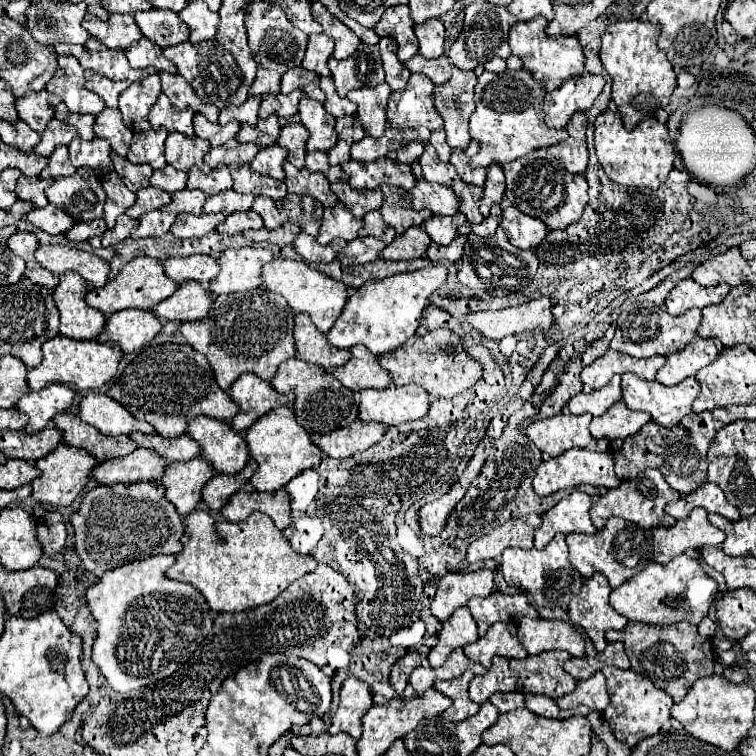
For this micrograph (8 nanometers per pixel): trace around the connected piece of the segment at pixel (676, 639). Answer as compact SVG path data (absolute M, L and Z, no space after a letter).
M629 621L623 631L607 631L607 641L623 641L631 669L647 675L653 685L667 691L673 701L681 701L691 685L705 675L713 673L715 651L713 641L701 637L697 627L691 623L673 623L673 625L645 625Z

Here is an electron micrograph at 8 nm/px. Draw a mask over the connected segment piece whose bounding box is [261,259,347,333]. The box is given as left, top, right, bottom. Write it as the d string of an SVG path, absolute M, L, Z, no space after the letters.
M273 259L263 267L261 277L263 277L265 289L285 297L285 301L295 313L309 313L311 321L321 333L327 333L333 327L333 323L341 315L343 305L347 301L347 287L341 281L333 281L331 277L309 267L305 261Z

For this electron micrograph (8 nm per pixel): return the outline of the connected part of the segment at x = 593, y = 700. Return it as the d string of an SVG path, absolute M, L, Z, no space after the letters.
M597 671L589 679L577 681L575 691L557 699L557 705L561 709L575 709L579 705L587 705L589 709L595 709L595 711L603 713L605 707L609 705L609 695L607 695L603 673Z

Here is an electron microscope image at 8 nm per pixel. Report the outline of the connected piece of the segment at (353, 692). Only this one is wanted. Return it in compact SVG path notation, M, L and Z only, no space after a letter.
M349 677L341 687L339 709L335 711L327 731L331 735L345 731L353 739L359 739L361 737L361 717L369 711L371 705L373 701L371 701L369 685L355 677Z

